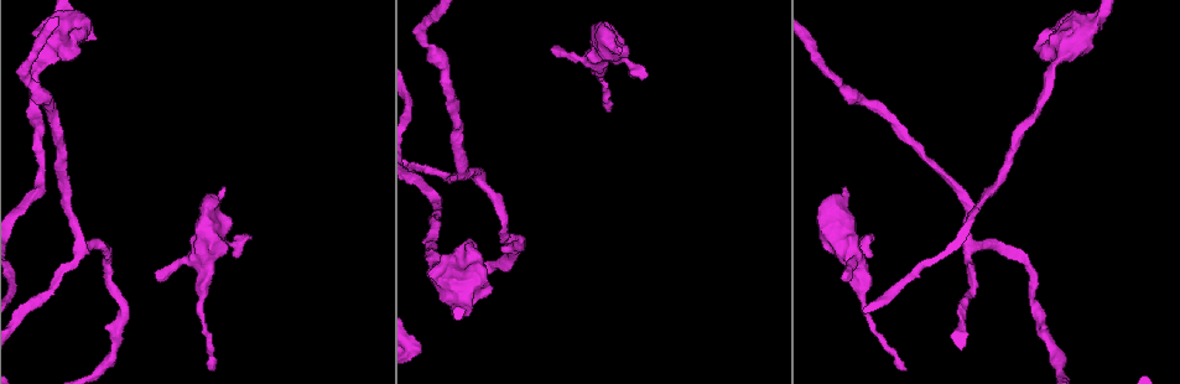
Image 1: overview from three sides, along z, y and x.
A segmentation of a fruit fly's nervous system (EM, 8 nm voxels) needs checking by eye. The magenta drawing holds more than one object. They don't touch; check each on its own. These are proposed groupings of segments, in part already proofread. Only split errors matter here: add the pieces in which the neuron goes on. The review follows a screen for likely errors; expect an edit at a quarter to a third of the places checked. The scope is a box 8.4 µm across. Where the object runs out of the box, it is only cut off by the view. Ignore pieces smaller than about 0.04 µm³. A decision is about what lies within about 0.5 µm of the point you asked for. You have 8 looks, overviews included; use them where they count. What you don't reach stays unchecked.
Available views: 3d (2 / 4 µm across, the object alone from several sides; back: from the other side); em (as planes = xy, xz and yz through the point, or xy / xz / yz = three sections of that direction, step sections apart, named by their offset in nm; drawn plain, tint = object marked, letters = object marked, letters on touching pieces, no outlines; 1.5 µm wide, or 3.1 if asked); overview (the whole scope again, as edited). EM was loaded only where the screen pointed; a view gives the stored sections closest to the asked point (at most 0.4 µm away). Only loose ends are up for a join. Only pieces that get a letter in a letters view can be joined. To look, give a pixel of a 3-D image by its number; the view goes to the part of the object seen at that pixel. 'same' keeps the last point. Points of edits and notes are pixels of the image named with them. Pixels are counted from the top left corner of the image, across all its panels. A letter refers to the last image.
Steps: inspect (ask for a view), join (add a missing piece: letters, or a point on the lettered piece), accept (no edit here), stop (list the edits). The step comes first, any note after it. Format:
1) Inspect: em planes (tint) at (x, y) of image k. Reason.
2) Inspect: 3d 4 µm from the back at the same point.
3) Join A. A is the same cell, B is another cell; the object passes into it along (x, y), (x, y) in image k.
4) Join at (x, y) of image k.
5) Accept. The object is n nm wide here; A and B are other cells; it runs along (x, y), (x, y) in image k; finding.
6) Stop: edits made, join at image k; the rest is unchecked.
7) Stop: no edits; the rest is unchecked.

Inspect: em yz step 4 (tint) at (609, 112) of image 1. Thin end.

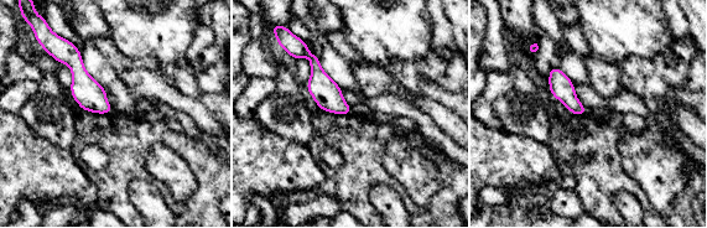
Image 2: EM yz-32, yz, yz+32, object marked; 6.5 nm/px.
Inspect: em planes (letters) at the same point. Another direction.

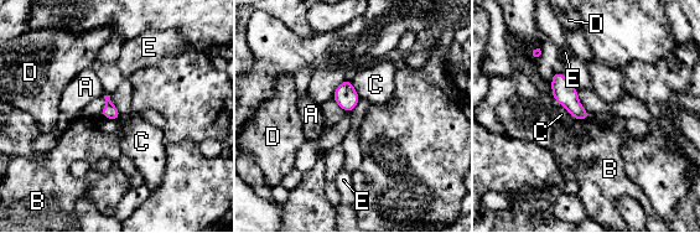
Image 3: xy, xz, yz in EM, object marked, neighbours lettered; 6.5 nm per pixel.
Accept. A, B, C, D and E are other cells; a border runs along (100, 115), (118, 120) in image 3; none of them fits.

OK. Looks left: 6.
Inspect: em yz step 8 (tint) at (551, 48) of image 1. Free end.

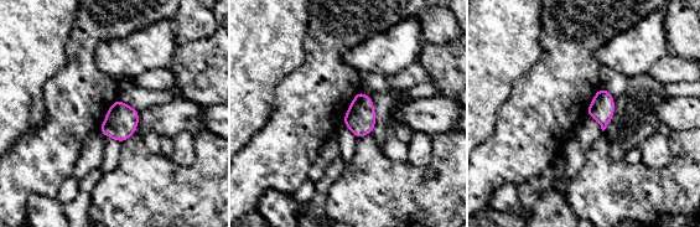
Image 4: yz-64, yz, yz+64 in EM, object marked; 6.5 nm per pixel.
Inspect: em planes (letters) at the same point.

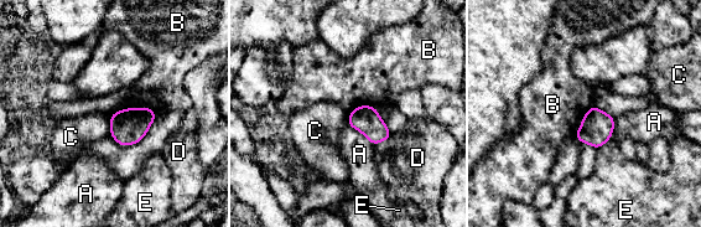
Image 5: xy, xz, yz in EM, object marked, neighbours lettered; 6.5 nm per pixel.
Accept. A, B, C, D and E are other cells; a border runs along (123, 108), (149, 107), (156, 114) in image 5; none of them fits.

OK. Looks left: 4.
Inspect: em planes (tint) at (222, 187) of image 1. An open end.

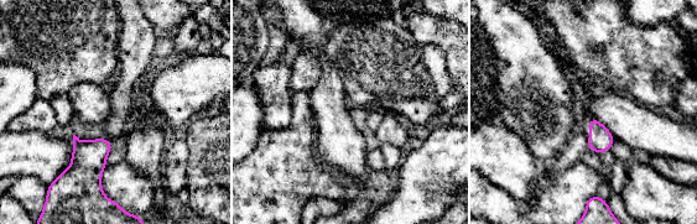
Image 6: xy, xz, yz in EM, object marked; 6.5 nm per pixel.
Inspect: em planes (letters) at the same point.

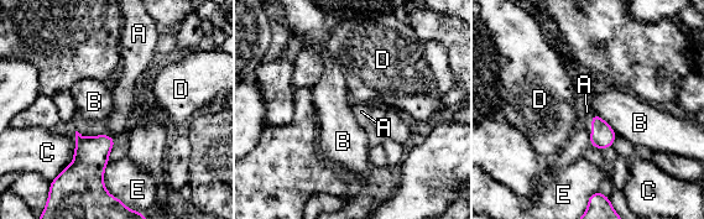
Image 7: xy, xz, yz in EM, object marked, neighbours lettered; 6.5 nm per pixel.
Join at (587, 111) of image 7. A is the same cell, B, C, D and E are other cells; it goes on there.

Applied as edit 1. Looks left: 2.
Stop: edits made, join at image 7; the rest is unchecked.

